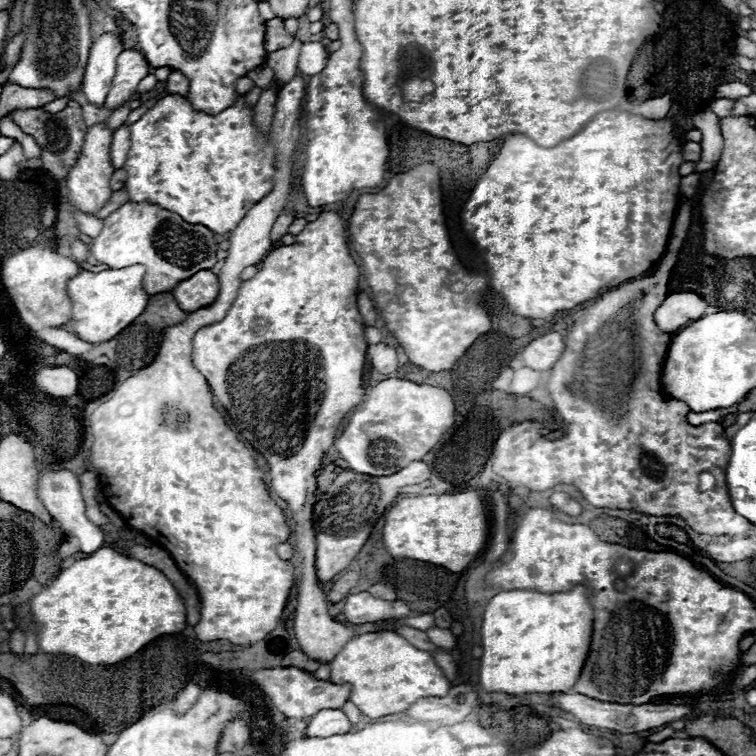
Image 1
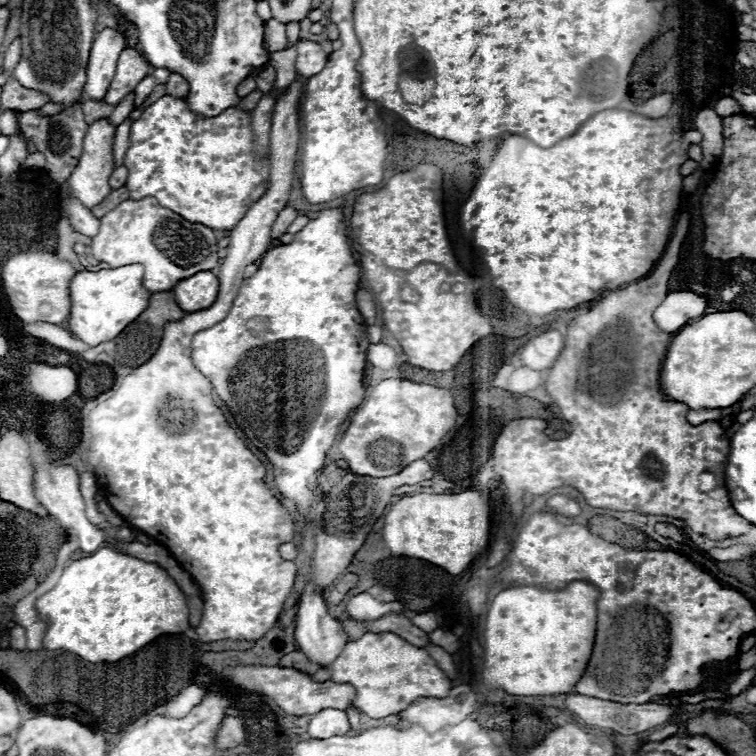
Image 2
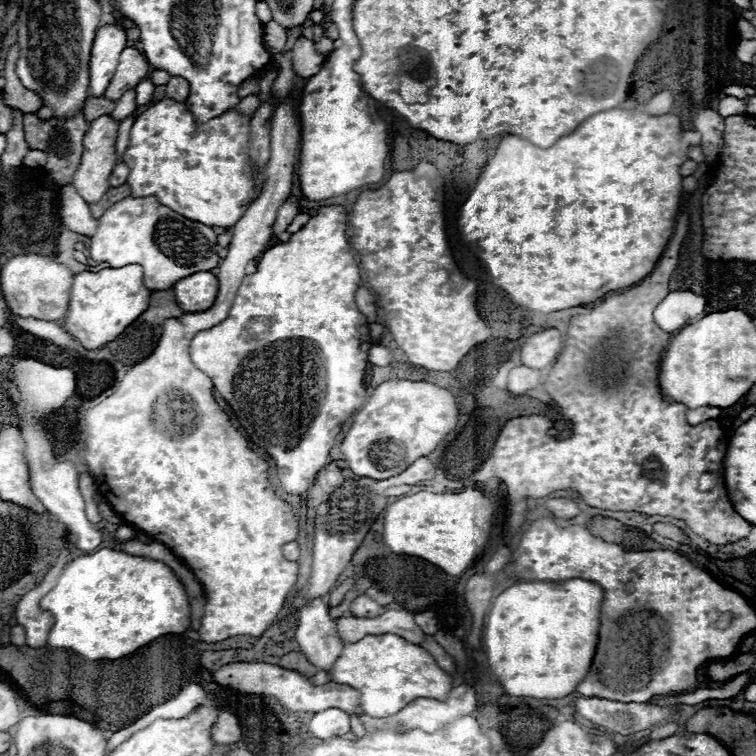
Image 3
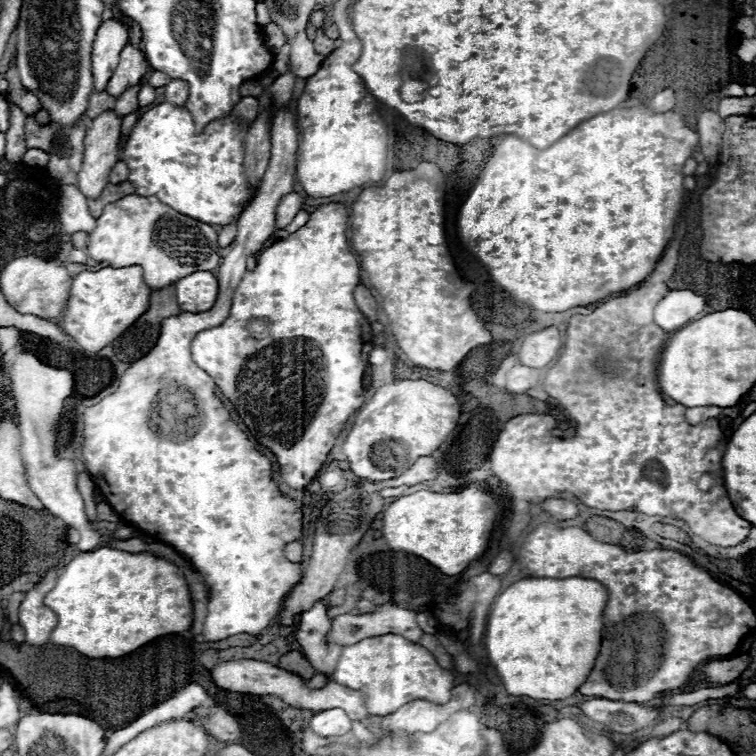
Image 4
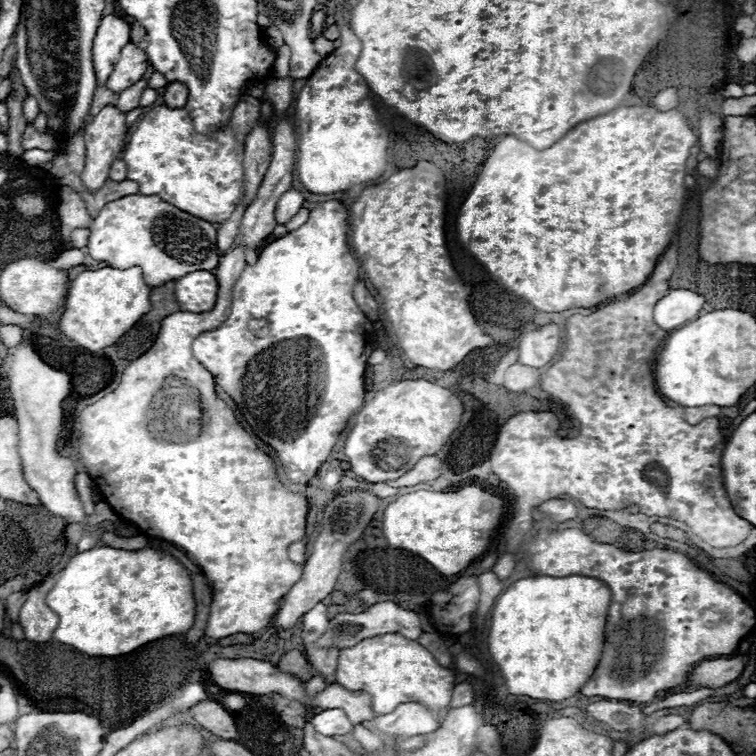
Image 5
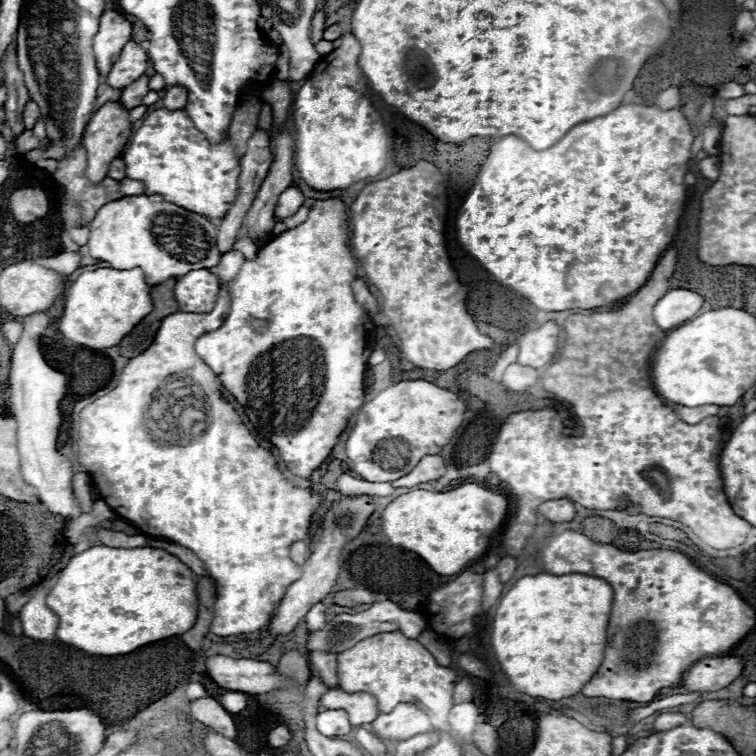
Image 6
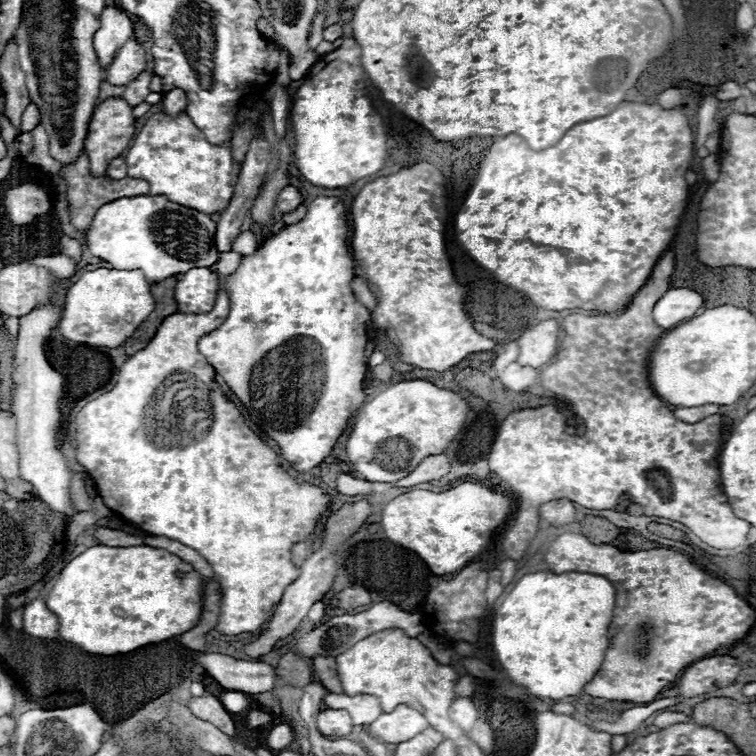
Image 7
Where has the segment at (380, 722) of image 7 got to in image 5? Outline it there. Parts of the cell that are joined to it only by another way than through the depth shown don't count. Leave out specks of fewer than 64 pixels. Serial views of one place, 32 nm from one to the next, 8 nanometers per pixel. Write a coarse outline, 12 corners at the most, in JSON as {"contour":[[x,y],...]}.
{"contour":[[406,702],[378,716],[386,736],[410,738],[438,728],[432,712]]}

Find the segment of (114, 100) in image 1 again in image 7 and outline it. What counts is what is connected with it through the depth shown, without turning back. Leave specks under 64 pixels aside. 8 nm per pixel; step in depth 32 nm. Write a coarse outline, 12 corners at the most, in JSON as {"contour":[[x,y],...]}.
{"contour":[[130,38],[108,66],[106,80],[126,86],[146,70],[142,44]]}

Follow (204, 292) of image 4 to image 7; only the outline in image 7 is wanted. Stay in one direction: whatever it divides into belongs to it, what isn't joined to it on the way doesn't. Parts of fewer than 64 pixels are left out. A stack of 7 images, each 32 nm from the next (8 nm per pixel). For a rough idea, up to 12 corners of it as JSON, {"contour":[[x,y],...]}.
{"contour":[[210,268],[188,270],[174,298],[184,314],[214,308],[220,290]]}

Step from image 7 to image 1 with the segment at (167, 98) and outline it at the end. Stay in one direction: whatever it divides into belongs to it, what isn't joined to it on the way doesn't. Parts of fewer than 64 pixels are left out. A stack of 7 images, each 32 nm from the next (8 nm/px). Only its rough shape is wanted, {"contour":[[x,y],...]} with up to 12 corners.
{"contour":[[172,72],[166,88],[172,94],[186,96],[190,80],[182,72]]}

